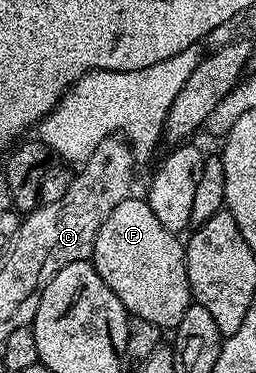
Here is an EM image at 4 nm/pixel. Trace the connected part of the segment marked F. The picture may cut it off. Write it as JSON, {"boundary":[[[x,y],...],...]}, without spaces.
{"boundary":[[[131,196],[120,200],[120,204],[112,208],[108,220],[104,220],[104,224],[100,224],[96,231],[92,261],[100,280],[104,280],[104,284],[108,284],[112,292],[116,292],[118,299],[126,305],[133,317],[148,320],[160,328],[173,328],[180,324],[180,316],[184,316],[184,312],[192,304],[183,239],[168,232],[168,228],[164,228],[164,224],[156,220],[156,212],[152,212],[145,197]]]}

